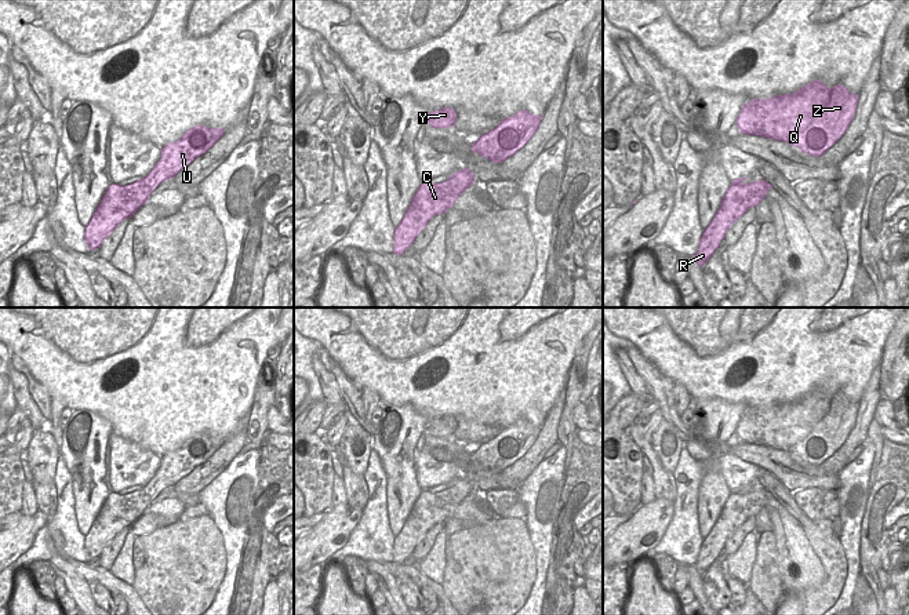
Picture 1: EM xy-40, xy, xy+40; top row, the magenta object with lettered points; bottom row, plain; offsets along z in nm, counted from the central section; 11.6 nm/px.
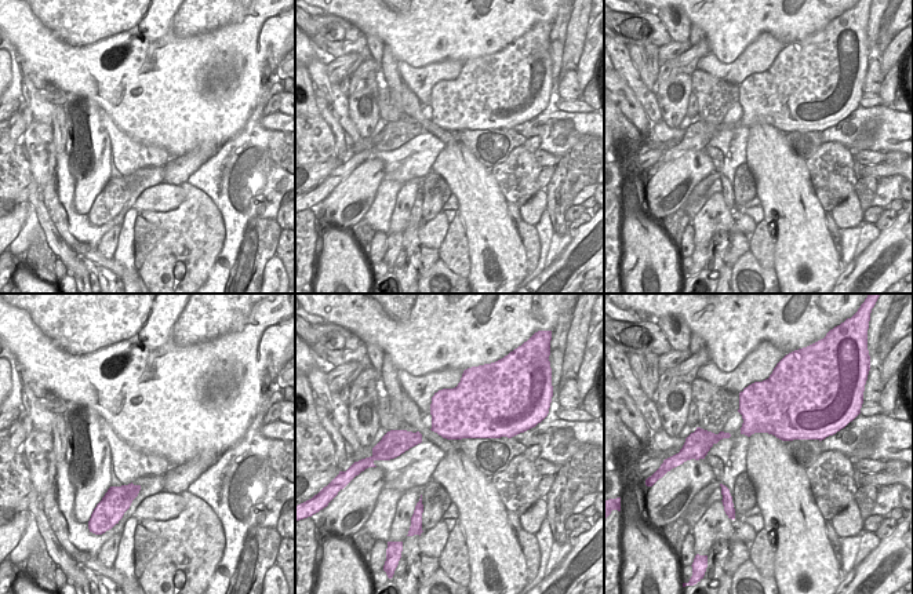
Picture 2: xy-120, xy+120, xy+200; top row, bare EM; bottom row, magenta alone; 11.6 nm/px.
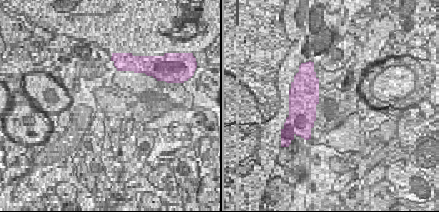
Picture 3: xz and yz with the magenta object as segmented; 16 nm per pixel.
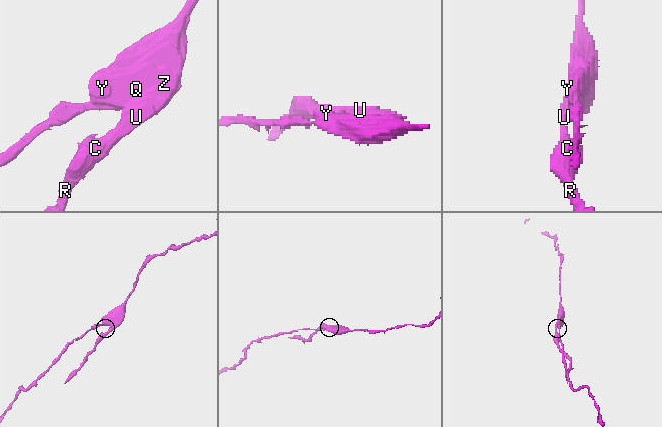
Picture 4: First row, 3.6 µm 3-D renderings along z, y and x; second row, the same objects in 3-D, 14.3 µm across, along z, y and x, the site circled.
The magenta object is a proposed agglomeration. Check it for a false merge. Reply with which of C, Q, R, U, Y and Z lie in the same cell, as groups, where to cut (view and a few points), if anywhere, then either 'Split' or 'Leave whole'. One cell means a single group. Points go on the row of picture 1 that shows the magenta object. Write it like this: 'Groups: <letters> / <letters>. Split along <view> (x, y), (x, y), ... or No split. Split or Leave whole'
Groups: C R U / Q Y Z. Split along xy+40 (788, 142), (800, 142), (810, 124), (832, 145). Split.

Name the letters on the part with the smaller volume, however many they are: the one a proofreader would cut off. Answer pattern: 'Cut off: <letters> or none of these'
Cut off: C, R, U

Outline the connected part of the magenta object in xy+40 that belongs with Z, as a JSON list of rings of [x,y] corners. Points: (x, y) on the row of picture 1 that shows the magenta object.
[[[812,80],[793,94],[775,95],[767,99],[752,99],[743,103],[737,125],[741,134],[759,135],[775,141],[801,143],[808,138],[804,130],[812,128],[826,138],[832,146],[844,135],[857,110],[858,94],[851,94],[844,85],[829,88],[823,81]]]

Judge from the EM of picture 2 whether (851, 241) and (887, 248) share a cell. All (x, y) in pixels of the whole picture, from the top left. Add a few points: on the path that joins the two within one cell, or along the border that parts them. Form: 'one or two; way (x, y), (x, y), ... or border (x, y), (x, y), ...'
two; border (854, 258), (841, 273)

